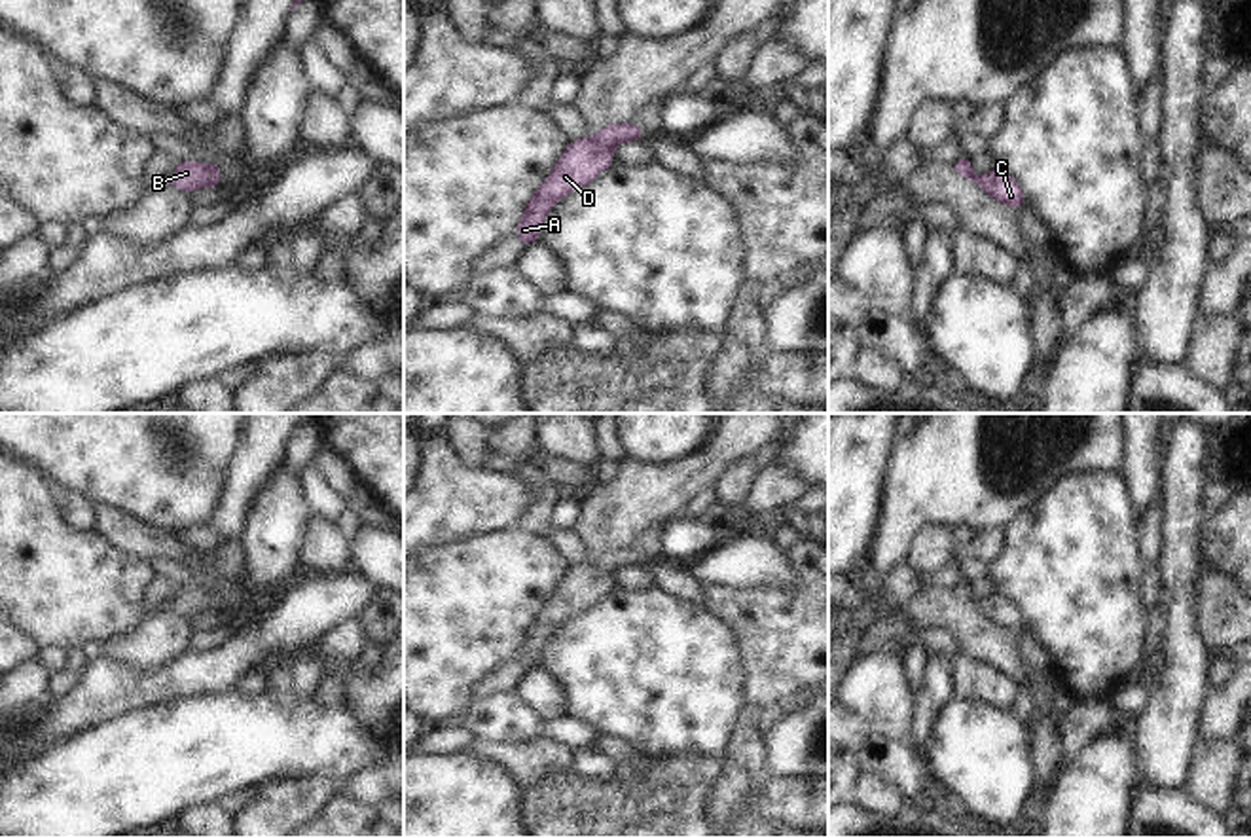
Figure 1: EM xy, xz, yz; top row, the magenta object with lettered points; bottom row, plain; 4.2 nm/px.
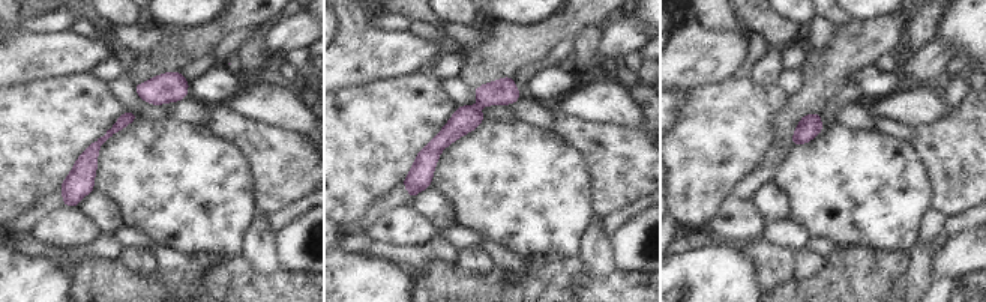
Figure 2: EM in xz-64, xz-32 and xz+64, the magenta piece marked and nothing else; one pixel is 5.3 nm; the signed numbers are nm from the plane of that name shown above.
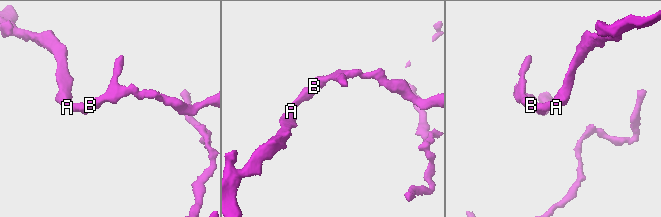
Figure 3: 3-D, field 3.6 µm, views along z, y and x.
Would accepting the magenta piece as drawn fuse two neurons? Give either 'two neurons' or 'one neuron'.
one neuron

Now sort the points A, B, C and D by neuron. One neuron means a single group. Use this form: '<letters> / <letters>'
A B C D

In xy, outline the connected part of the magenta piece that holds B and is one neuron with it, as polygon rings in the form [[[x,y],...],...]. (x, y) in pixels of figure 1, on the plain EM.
[[[180,586],[165,609],[172,609],[184,618],[199,612],[218,612],[222,610],[222,595],[216,588]]]

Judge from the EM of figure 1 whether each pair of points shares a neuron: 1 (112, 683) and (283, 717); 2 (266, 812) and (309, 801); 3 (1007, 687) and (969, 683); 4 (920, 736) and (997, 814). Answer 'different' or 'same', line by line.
1: different
2: same
3: same
4: different

